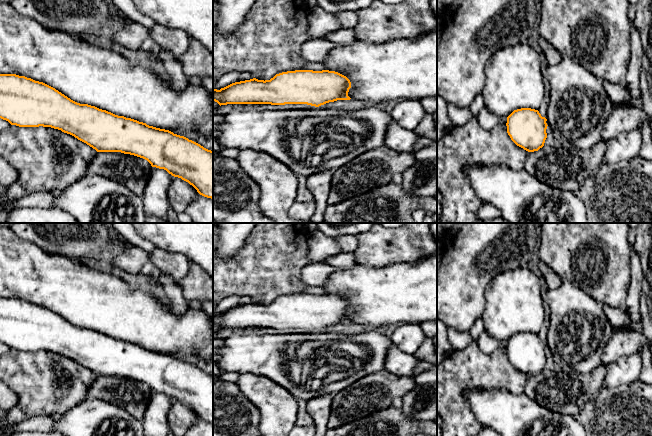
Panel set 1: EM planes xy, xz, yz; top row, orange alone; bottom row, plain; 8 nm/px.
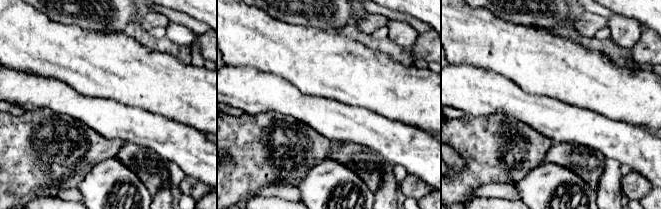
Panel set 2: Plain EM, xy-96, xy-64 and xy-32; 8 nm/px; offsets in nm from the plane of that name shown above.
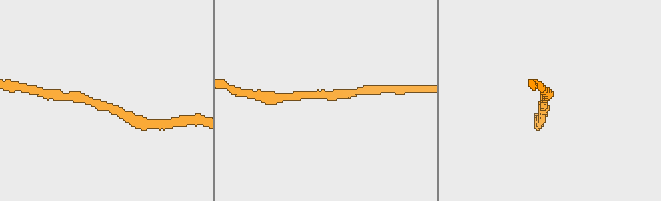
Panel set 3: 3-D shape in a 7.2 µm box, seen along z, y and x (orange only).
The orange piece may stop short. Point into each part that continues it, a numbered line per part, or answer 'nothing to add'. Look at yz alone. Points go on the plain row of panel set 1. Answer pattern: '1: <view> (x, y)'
1: yz (513, 301)

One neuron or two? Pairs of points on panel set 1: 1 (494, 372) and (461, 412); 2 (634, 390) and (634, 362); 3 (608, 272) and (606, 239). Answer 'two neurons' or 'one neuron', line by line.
1: one neuron
2: two neurons
3: one neuron

